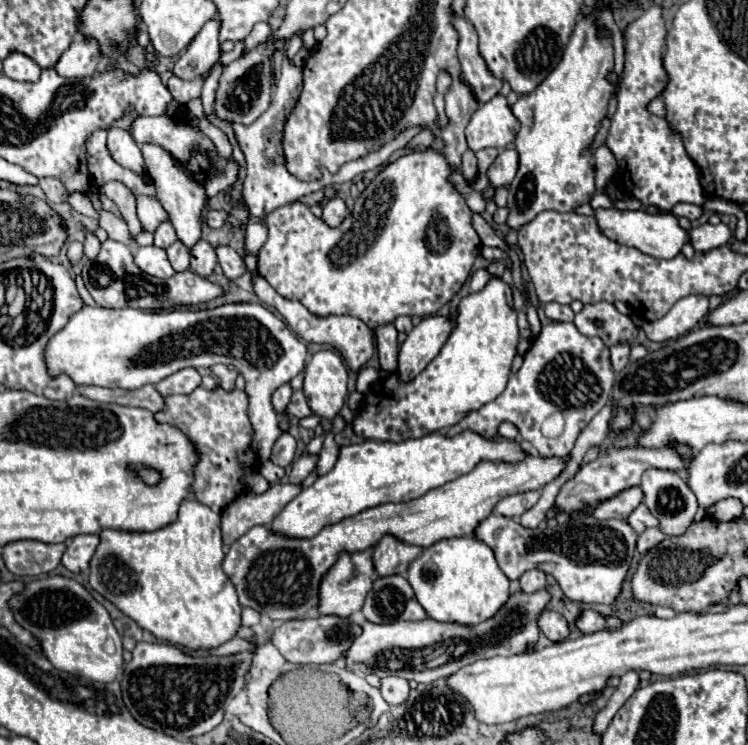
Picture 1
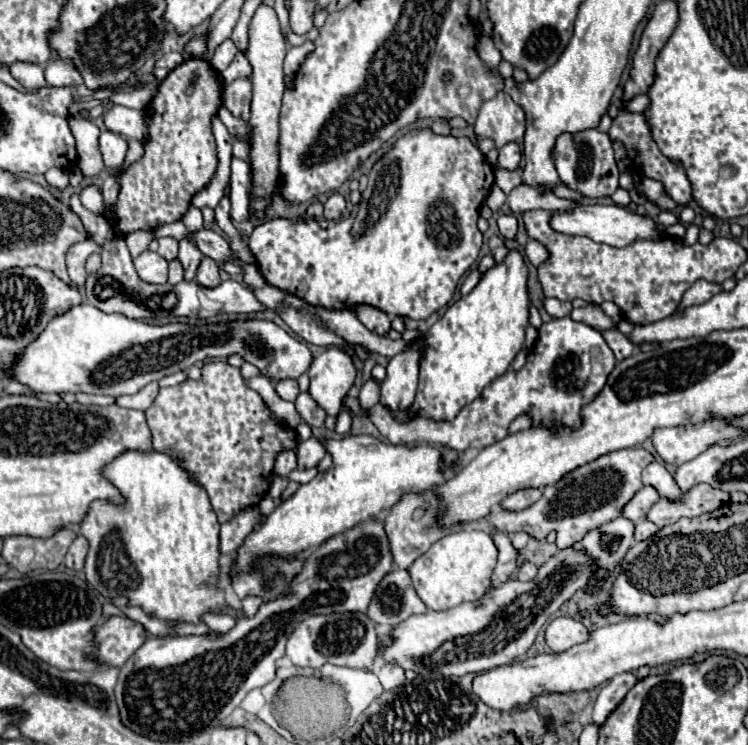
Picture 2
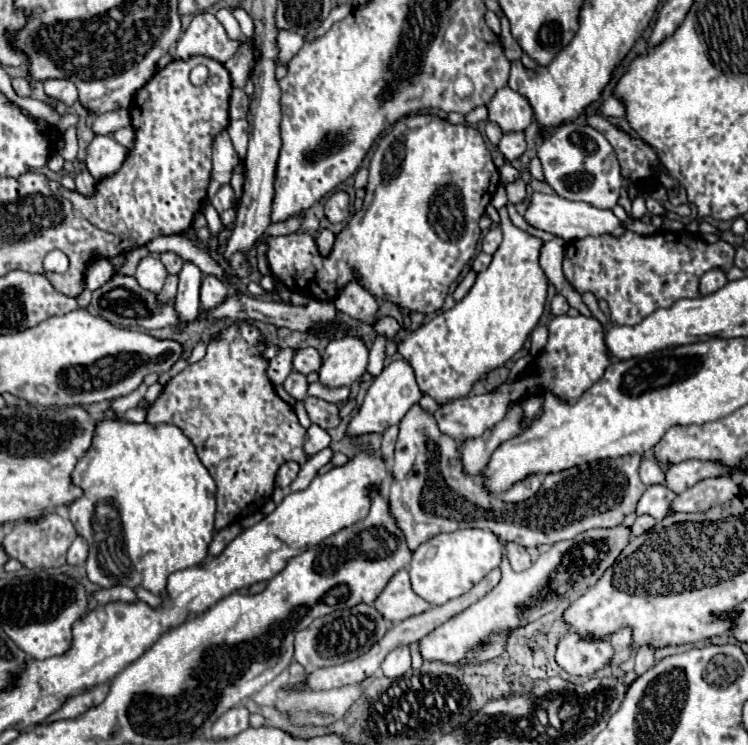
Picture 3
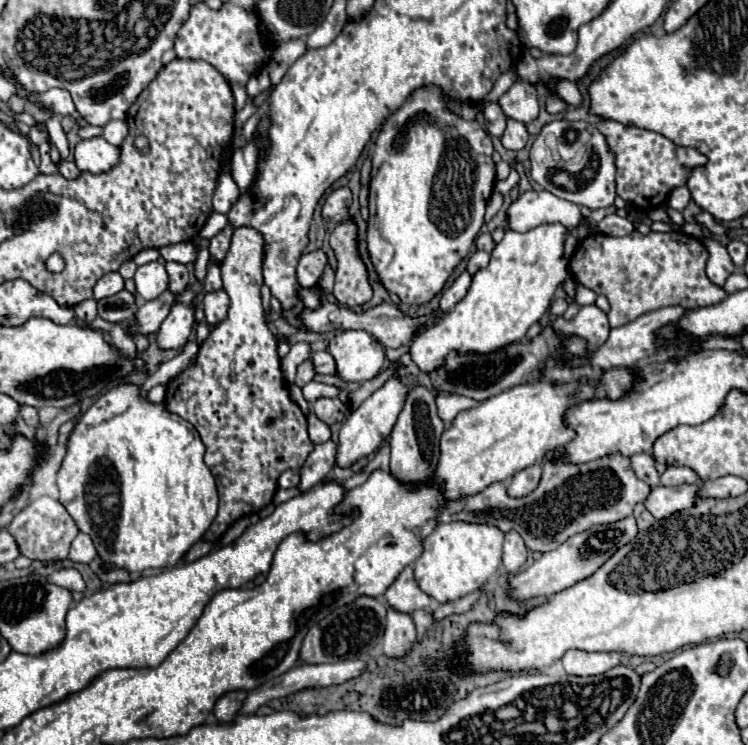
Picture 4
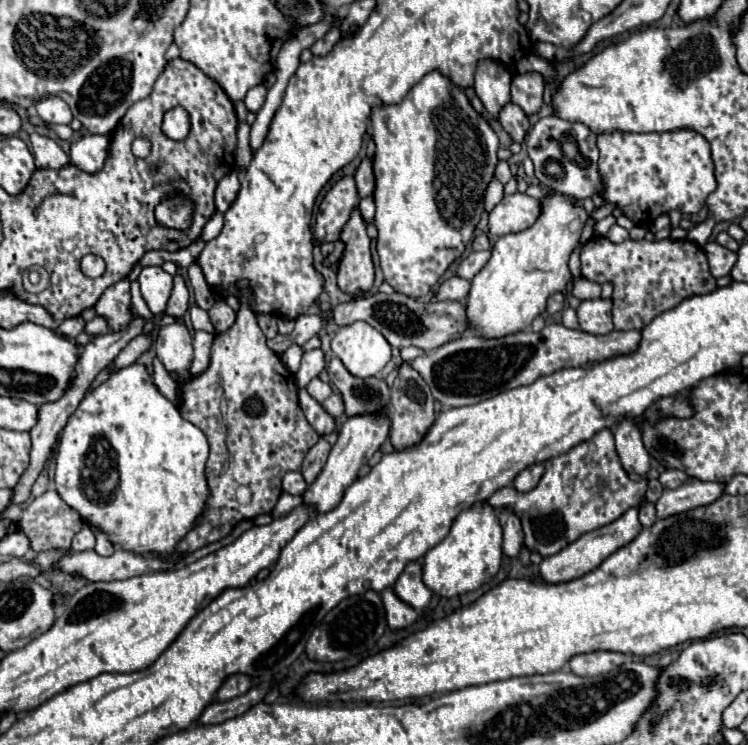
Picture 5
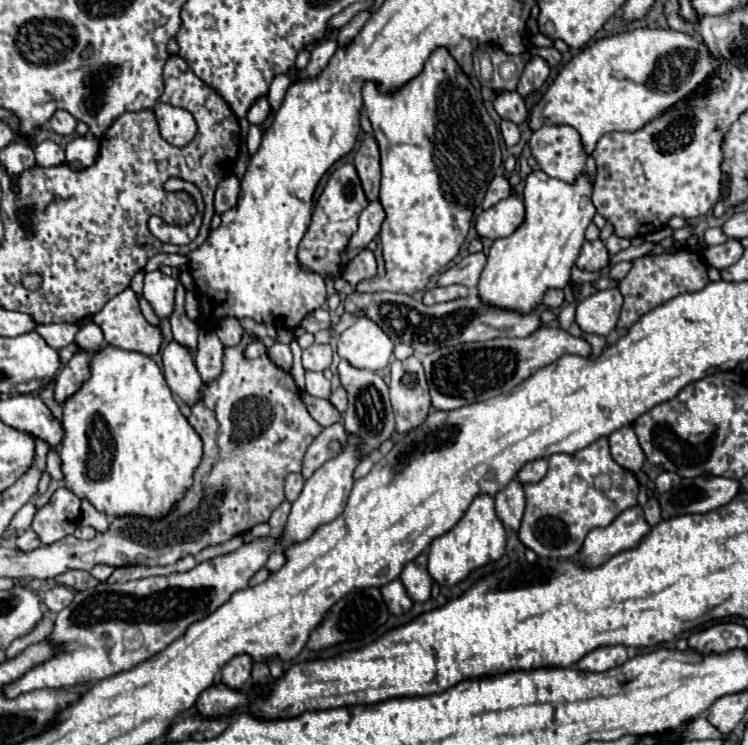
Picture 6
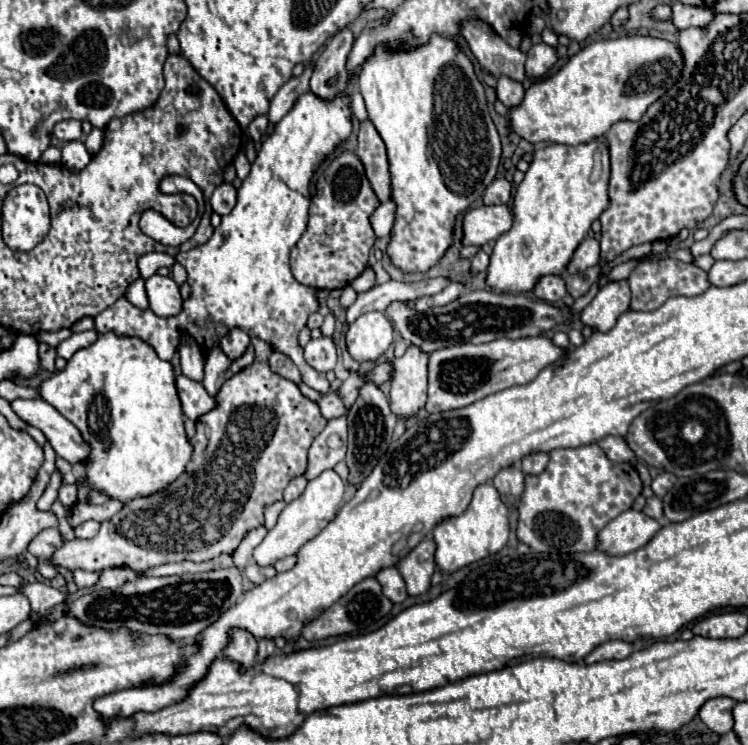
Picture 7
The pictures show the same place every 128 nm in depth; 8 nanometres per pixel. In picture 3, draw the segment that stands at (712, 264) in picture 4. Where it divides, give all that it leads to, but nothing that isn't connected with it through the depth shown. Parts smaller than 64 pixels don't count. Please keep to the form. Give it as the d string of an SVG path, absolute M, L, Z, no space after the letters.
M712 268L700 278L700 294L712 294L712 292L720 290L726 282L728 282L726 272L720 268Z

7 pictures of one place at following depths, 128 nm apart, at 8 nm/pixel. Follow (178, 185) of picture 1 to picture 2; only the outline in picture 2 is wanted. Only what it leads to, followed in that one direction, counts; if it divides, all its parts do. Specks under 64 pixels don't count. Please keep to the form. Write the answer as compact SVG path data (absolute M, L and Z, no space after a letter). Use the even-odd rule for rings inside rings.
M128 140L128 154L126 154L126 160L124 160L124 164L122 164L122 168L120 168L120 170L128 168L132 162L140 160L140 156L142 156L142 154L144 154L142 144L140 144L138 140ZM194 206L188 208L188 212L182 216L182 222L188 226L190 232L196 232L196 230L204 228L202 226L202 212L198 208L194 208ZM182 240L180 242L180 254L178 254L178 260L184 268L184 280L194 280L196 278L196 270L202 262L202 254L198 252L198 248L190 242L190 240Z

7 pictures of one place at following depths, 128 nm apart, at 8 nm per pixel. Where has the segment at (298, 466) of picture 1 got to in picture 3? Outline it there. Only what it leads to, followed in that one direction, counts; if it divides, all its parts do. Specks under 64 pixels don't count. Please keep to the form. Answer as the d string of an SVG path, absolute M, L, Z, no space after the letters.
M312 424L308 428L308 434L306 434L306 442L304 442L304 450L308 456L320 452L322 448L326 448L330 444L330 436L324 428L320 428L318 424Z

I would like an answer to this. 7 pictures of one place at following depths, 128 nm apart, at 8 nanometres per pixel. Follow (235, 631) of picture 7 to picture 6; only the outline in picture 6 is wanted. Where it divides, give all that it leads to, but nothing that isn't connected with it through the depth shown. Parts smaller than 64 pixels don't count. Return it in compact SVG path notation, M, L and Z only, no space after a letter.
M248 654L234 656L222 668L222 682L230 688L244 688L250 680L250 672L252 672L252 658Z

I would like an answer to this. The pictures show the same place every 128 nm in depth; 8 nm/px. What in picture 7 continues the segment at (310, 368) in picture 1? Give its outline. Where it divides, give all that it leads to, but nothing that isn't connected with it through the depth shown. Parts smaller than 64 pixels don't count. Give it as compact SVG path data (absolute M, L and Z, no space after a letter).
M366 312L356 318L346 334L348 352L354 360L378 360L394 340L394 330L384 312Z

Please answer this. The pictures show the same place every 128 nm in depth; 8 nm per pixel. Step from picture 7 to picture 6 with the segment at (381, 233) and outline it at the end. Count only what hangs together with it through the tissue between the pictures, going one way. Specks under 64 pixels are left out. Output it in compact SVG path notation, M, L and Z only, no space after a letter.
M370 202L366 206L366 210L360 214L358 232L350 240L348 256L354 256L362 246L368 246L378 236L384 218L386 218L386 214L384 214L384 208L380 202Z

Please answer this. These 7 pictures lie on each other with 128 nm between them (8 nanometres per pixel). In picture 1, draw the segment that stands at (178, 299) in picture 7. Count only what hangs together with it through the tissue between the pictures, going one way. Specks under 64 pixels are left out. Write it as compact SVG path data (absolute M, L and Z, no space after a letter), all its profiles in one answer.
M142 246L138 248L136 256L134 256L134 262L136 266L150 274L150 276L156 276L156 278L170 278L174 276L174 270L168 262L168 256L162 248L156 248L156 246Z

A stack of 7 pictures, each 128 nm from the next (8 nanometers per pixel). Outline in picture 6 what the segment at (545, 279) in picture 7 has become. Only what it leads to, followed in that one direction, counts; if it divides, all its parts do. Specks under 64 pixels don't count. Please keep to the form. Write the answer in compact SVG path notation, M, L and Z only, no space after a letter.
M554 288L546 290L546 294L544 294L544 298L542 298L542 304L546 304L548 308L560 308L562 302L564 302L562 290L554 290Z

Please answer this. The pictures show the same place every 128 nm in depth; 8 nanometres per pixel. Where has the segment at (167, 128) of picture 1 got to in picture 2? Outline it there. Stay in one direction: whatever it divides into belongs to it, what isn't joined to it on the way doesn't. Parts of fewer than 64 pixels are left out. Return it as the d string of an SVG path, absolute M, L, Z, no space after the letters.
M114 104L106 114L104 114L104 126L110 132L116 132L124 138L136 138L144 142L144 136L148 134L148 126L144 122L146 114L142 110L132 110L126 106Z

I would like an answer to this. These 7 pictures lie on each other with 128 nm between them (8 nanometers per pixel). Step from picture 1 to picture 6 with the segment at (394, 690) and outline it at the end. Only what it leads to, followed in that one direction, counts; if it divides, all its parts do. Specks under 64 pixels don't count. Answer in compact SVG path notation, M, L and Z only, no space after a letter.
M392 580L392 582L384 584L384 586L380 588L380 592L382 592L384 602L388 604L388 610L390 610L392 614L404 614L404 612L410 610L412 600L408 598L402 580Z

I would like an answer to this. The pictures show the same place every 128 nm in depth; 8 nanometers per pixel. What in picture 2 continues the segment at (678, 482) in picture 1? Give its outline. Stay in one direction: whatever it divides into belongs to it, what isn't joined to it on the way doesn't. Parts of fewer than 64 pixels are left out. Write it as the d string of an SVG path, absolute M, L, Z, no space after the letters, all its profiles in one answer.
M658 460L650 462L650 464L644 468L644 472L642 472L642 482L654 486L654 488L660 492L660 496L664 496L664 498L678 500L678 498L682 496L680 488L676 488L676 482L672 480L672 474L670 474L670 472L664 468L664 464L658 462Z

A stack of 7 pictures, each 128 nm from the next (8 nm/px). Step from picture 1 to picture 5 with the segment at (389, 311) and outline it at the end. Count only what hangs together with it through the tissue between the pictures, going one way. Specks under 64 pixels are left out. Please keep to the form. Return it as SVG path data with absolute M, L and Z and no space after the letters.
M428 72L400 104L376 106L370 114L372 138L376 142L376 218L378 254L384 280L396 290L412 298L426 296L440 280L446 268L464 254L476 224L484 212L484 192L494 178L498 164L498 136L492 126L472 108L466 92L448 76Z

